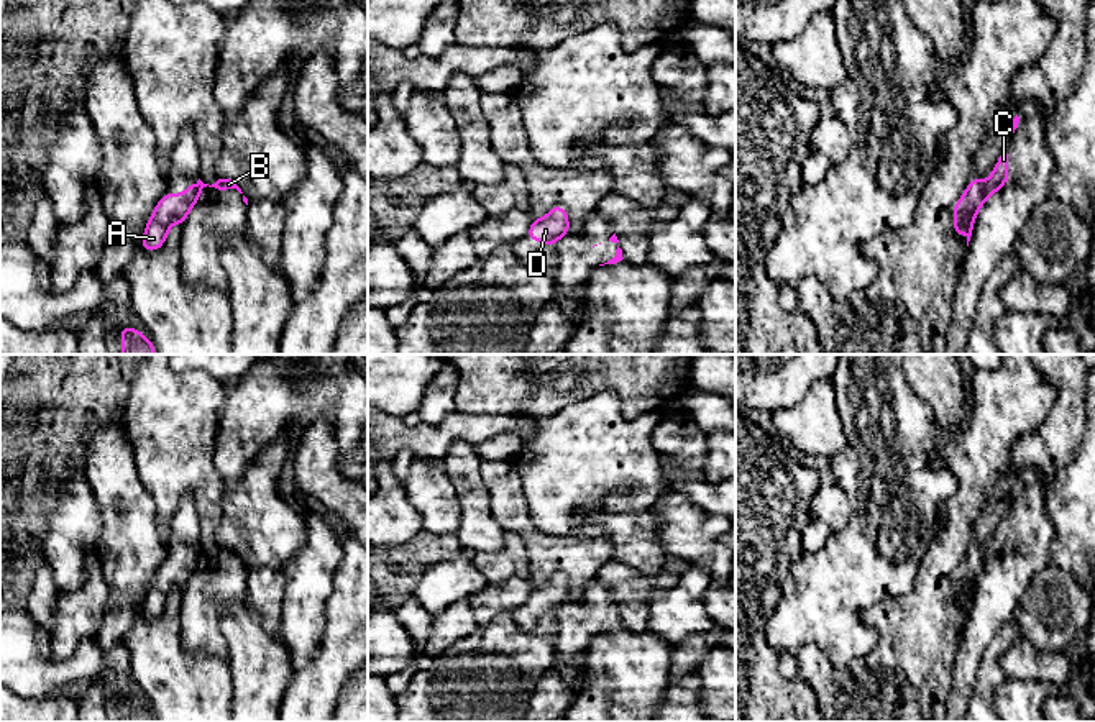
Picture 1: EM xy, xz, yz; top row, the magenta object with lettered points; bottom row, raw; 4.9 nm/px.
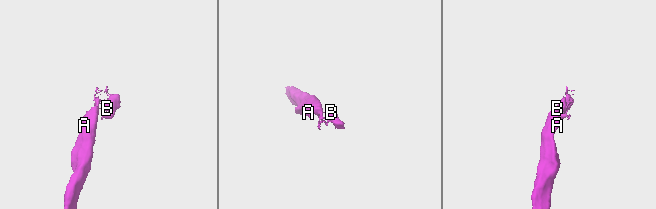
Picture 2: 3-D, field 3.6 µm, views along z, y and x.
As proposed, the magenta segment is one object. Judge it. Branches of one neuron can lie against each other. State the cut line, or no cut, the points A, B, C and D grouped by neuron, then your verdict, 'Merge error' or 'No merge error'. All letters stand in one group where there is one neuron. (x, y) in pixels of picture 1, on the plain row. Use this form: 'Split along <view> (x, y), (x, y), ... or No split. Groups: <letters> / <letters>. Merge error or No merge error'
Split along yz (984, 552), (985, 566). Groups: A D / B C. Merge error

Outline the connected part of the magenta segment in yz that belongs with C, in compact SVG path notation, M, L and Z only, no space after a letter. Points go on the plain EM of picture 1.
M1006 517L1001 520L1001 523L996 528L995 537L985 548L985 568L992 563L996 561L1003 551L1010 548L1008 542L1008 522Z

